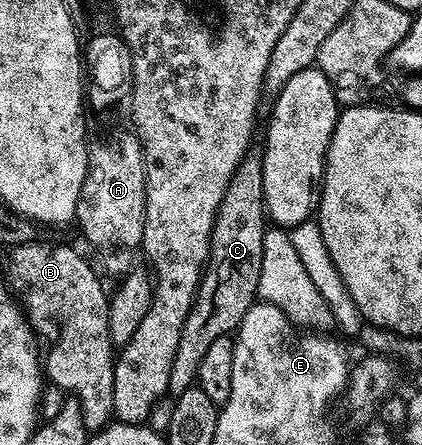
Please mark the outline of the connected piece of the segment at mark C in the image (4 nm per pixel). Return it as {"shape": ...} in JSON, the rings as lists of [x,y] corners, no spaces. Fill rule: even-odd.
{"shape":[[[253,150],[239,161],[214,211],[214,225],[210,231],[210,253],[206,257],[202,277],[194,291],[194,301],[186,314],[180,340],[176,342],[174,357],[168,374],[166,392],[177,397],[198,379],[198,367],[204,362],[208,346],[216,338],[230,336],[237,329],[244,314],[256,302],[260,282],[261,247],[268,229],[266,205],[262,203],[262,158]]]}

